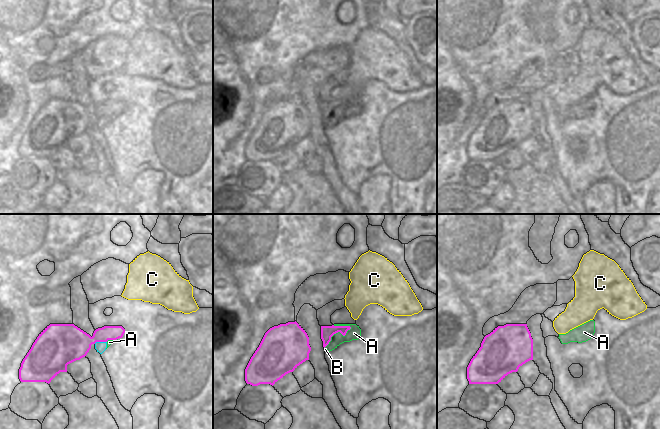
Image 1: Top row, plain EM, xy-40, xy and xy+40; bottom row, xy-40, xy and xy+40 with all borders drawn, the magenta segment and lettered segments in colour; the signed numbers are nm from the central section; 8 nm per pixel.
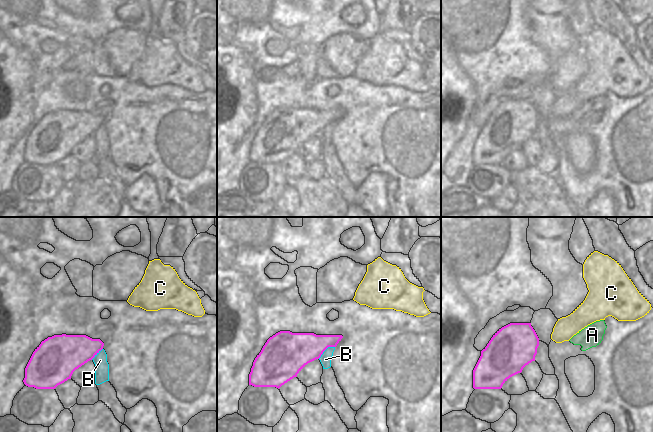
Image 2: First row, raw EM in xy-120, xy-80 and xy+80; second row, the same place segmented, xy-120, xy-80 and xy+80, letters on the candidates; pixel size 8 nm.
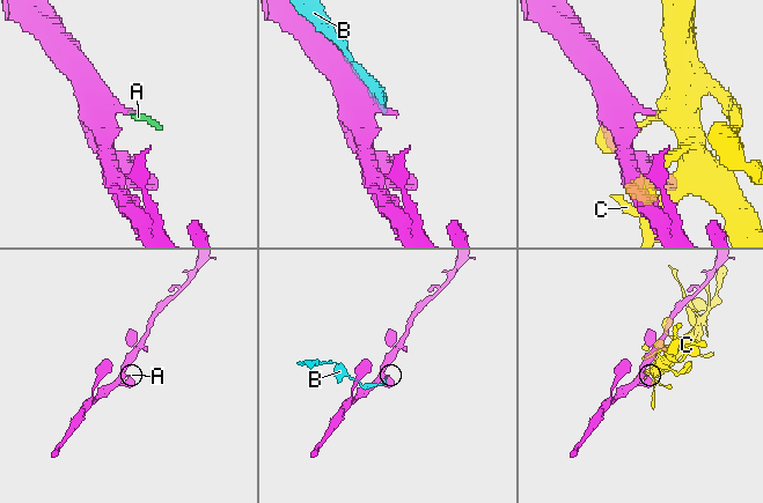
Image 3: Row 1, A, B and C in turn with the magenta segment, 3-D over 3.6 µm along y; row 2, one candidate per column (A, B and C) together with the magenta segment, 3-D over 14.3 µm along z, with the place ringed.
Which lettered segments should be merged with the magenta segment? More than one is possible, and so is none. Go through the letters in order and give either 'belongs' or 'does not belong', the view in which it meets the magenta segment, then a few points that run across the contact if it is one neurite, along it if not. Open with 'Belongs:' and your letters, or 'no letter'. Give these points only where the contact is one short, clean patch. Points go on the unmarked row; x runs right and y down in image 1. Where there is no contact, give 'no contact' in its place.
Belongs: no letter
A: does not belong; contact in xy; line xy (351, 103), (344, 111), (336, 108), (324, 123)
B: does not belong; contact in xy-40
C: does not belong; no contact

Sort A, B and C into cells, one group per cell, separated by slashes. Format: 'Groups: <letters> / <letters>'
Groups: A B / C

